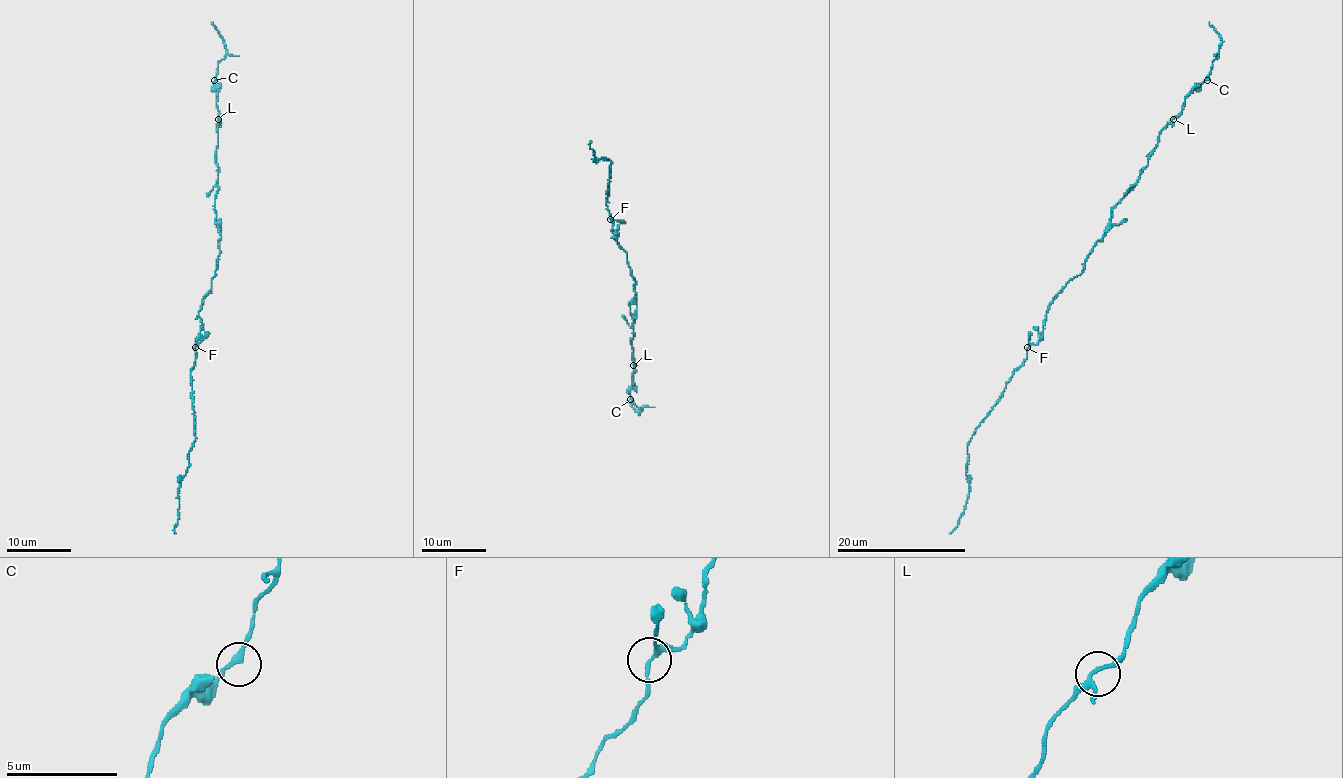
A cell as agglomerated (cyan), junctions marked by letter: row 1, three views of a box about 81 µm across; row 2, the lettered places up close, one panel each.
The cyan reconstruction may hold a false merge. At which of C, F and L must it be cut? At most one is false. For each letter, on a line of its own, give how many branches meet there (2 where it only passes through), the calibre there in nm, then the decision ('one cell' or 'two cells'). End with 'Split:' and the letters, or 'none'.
C: branches 2; calibre 200 nm; one cell
F: branches 3; calibre 190 nm; one cell
L: branches 3; calibre 180 nm; one cell
Split: none

